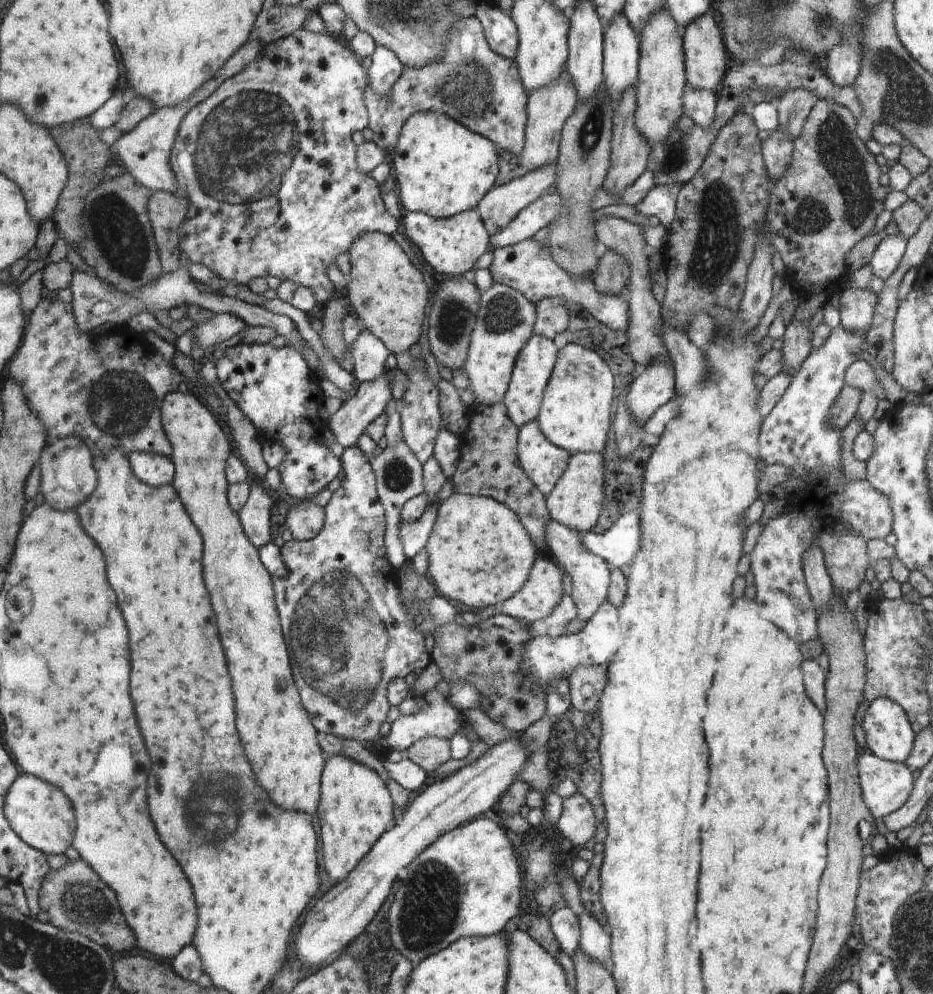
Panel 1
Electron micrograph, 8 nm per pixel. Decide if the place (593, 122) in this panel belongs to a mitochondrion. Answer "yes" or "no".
yes

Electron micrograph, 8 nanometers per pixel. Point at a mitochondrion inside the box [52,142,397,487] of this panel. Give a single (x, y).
(118, 234)

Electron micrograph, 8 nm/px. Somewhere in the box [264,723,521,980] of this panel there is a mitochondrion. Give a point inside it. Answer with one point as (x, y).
(430, 909)

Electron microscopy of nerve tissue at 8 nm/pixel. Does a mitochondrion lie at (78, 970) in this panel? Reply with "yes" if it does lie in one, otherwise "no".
yes

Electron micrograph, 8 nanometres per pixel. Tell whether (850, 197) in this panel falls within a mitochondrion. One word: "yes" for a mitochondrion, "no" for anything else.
yes

